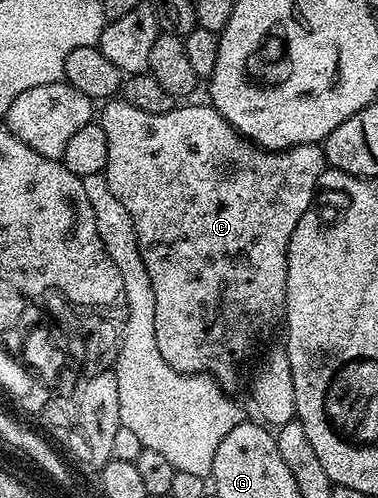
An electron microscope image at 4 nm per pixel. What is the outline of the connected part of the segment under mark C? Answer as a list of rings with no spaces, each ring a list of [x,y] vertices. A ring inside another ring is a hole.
[[[123,98],[110,99],[102,107],[106,108],[99,112],[101,129],[103,134],[107,134],[107,166],[103,174],[107,178],[107,186],[111,186],[111,194],[115,194],[115,198],[123,202],[127,214],[131,214],[139,250],[143,254],[143,266],[147,266],[147,274],[151,274],[151,290],[155,290],[155,346],[159,346],[159,354],[163,354],[163,362],[180,372],[213,373],[221,377],[229,372],[229,355],[239,351],[248,342],[249,336],[267,331],[272,324],[282,323],[291,234],[295,234],[299,218],[303,218],[303,214],[314,207],[319,192],[317,183],[327,165],[321,144],[300,144],[271,152],[239,136],[208,103],[189,103],[193,102],[182,103],[185,104],[182,108],[181,105],[174,106],[167,114],[147,114],[147,110],[138,110]]]

